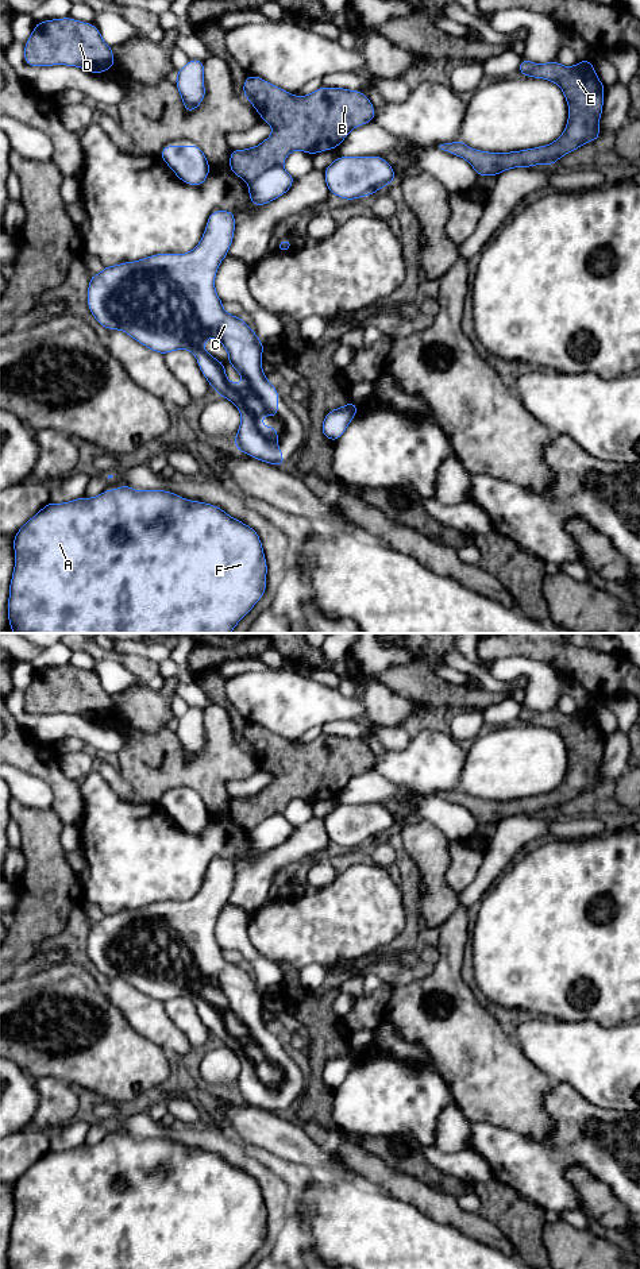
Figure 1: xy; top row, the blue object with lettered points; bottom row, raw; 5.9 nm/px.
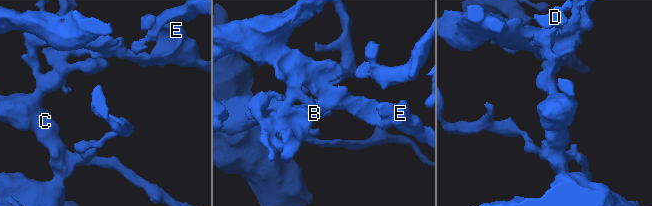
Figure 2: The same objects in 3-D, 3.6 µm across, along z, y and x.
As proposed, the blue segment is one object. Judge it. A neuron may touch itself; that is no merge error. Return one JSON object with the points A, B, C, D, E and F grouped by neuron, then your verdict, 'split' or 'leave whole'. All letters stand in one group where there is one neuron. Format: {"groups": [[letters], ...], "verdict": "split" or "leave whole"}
{"groups": [["A", "C", "F"], ["B", "D", "E"]], "verdict": "split"}

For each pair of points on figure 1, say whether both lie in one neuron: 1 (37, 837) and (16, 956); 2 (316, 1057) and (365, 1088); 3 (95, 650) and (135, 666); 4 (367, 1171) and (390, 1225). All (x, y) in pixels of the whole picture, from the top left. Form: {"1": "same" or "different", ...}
{"1": "same", "2": "different", "3": "same", "4": "different"}

